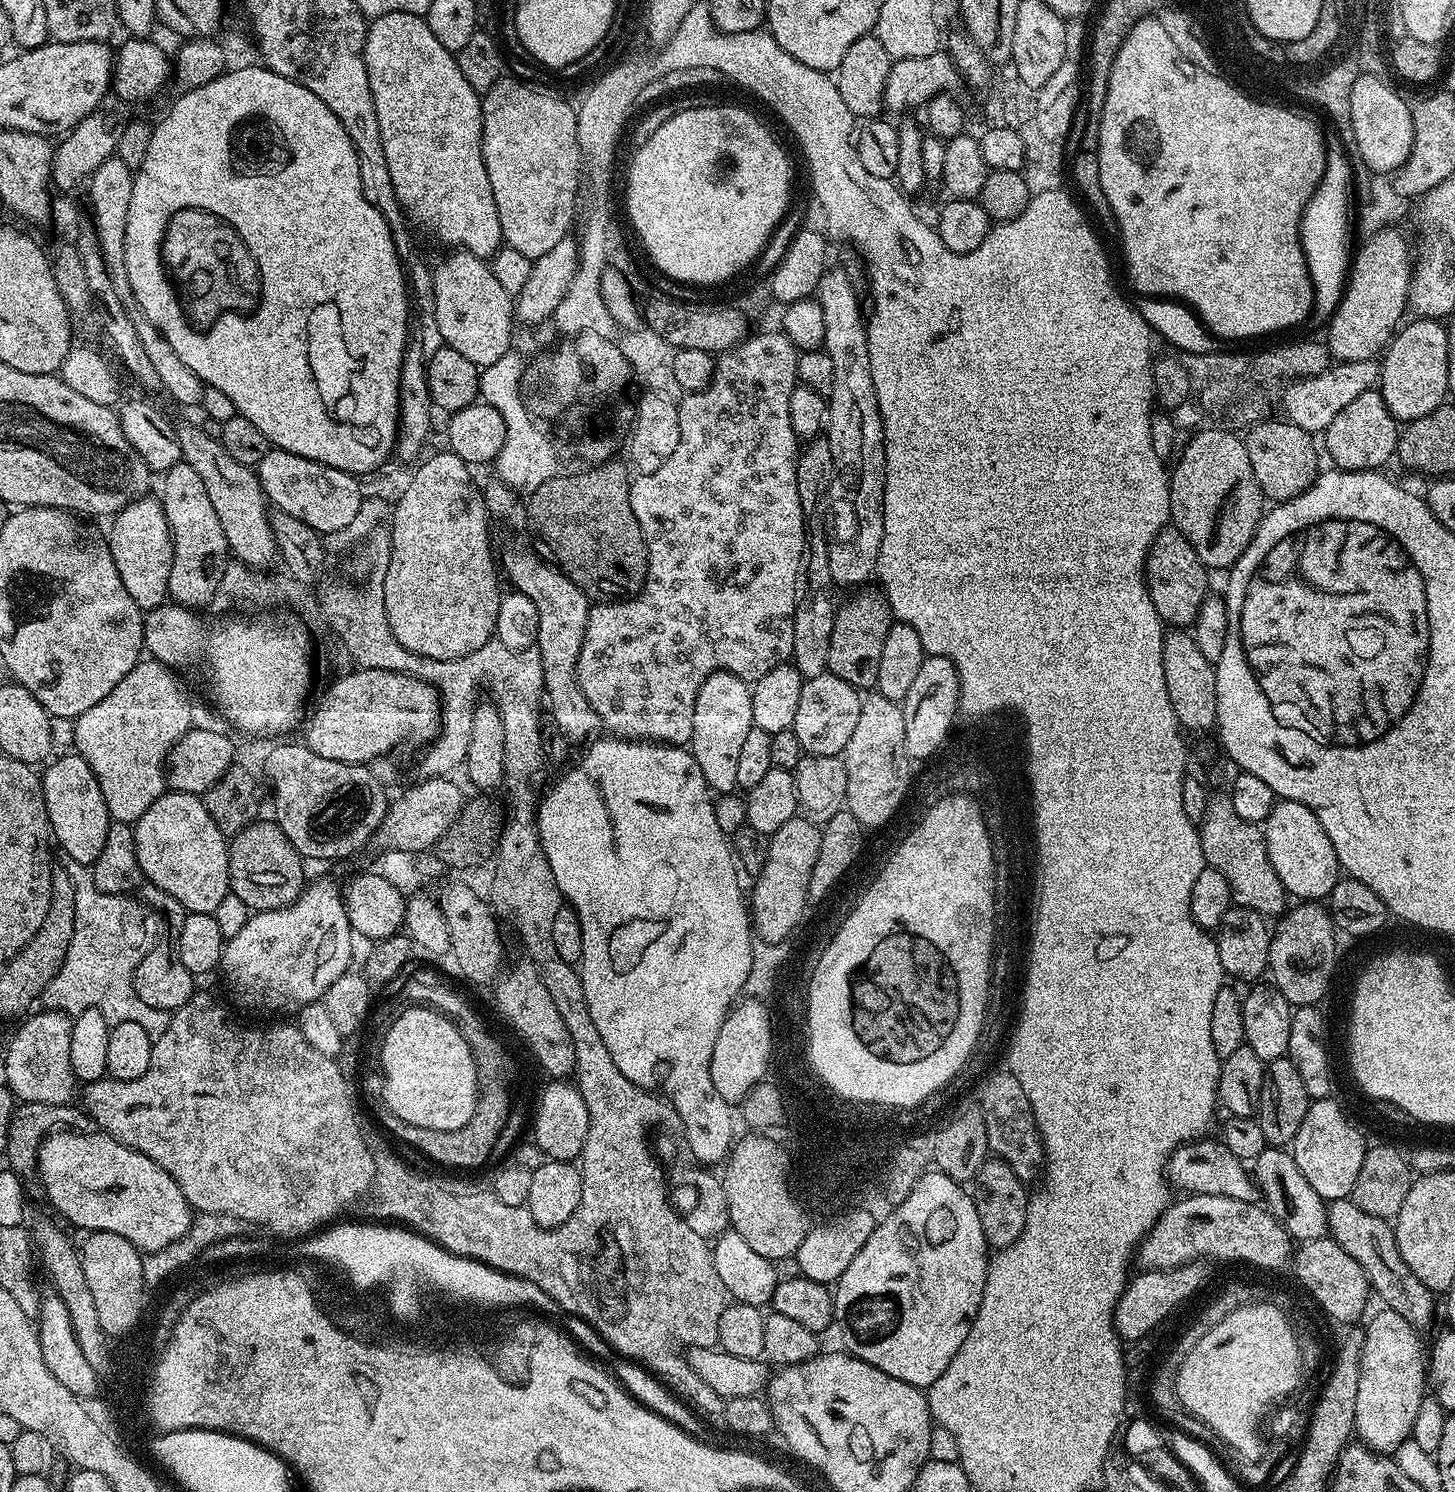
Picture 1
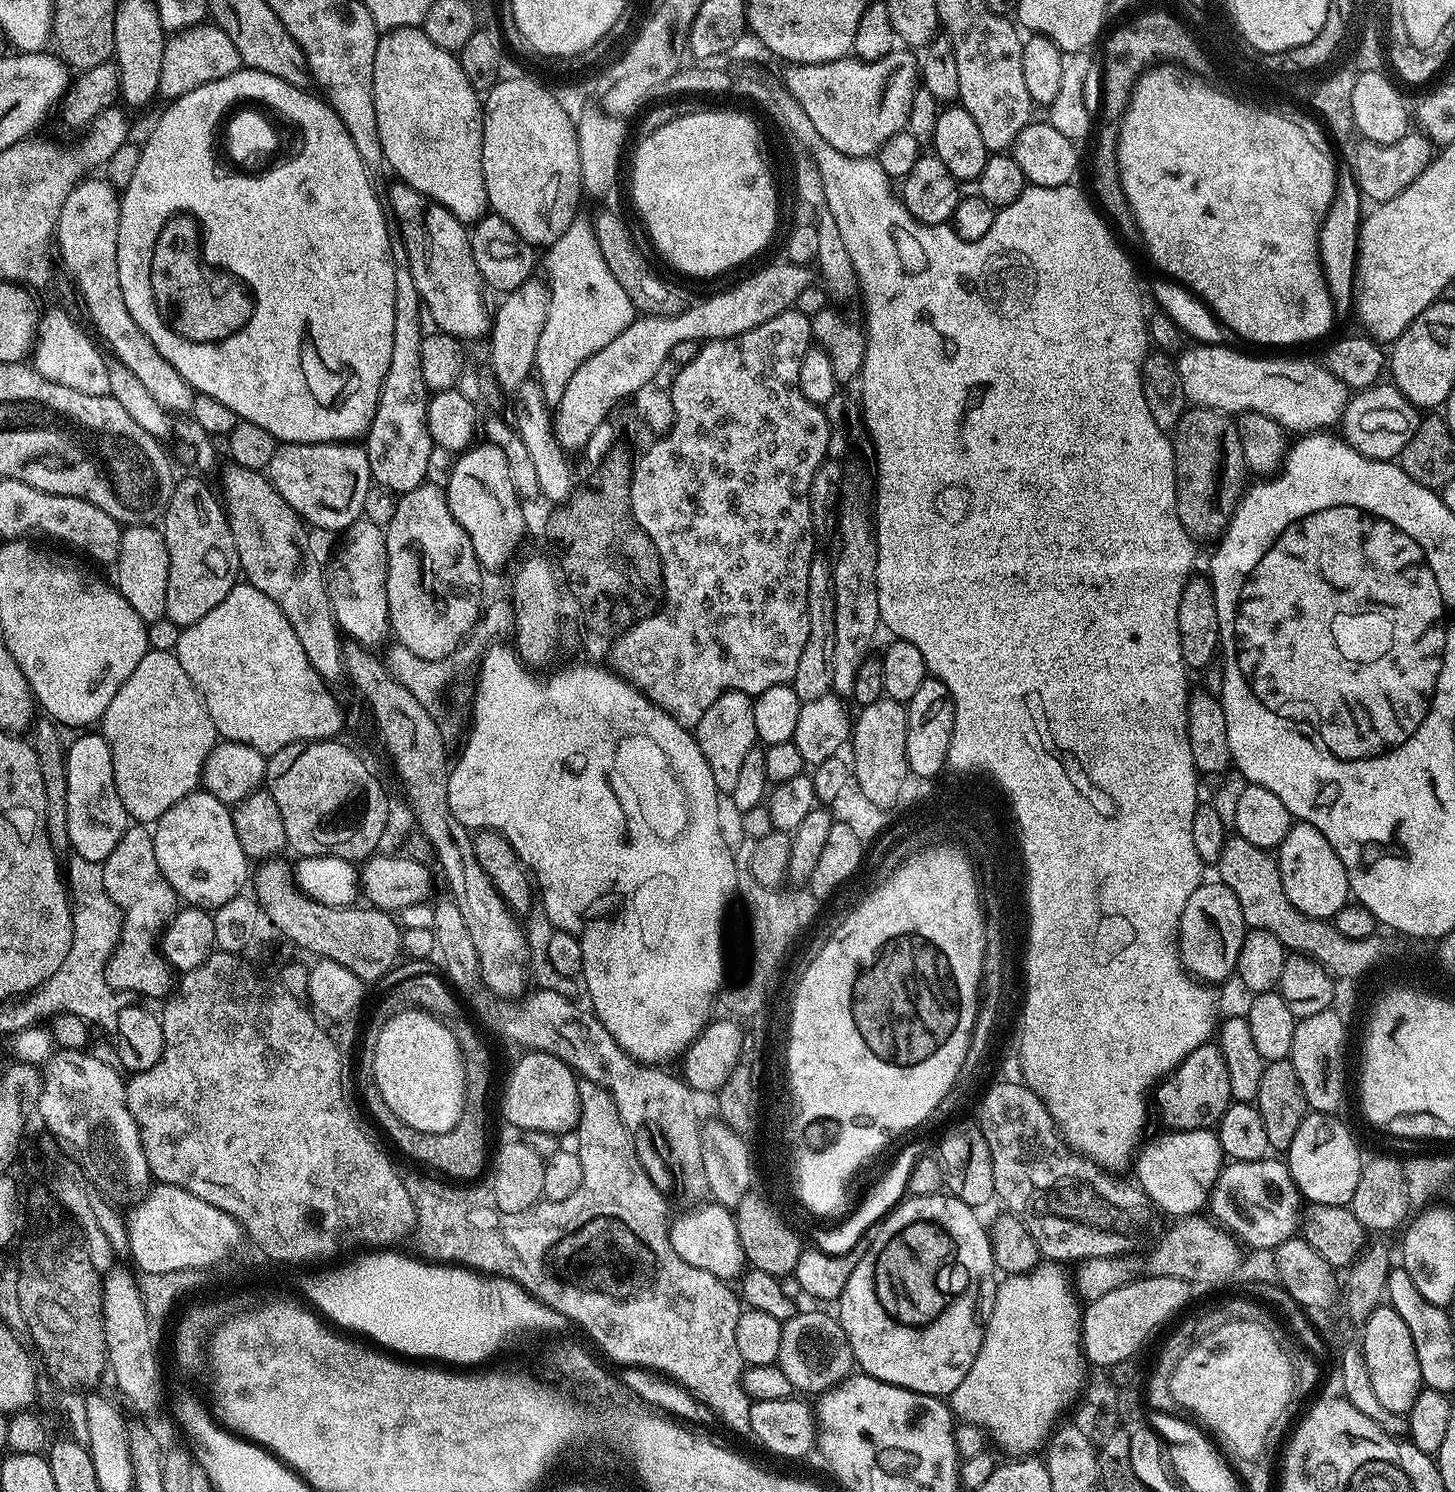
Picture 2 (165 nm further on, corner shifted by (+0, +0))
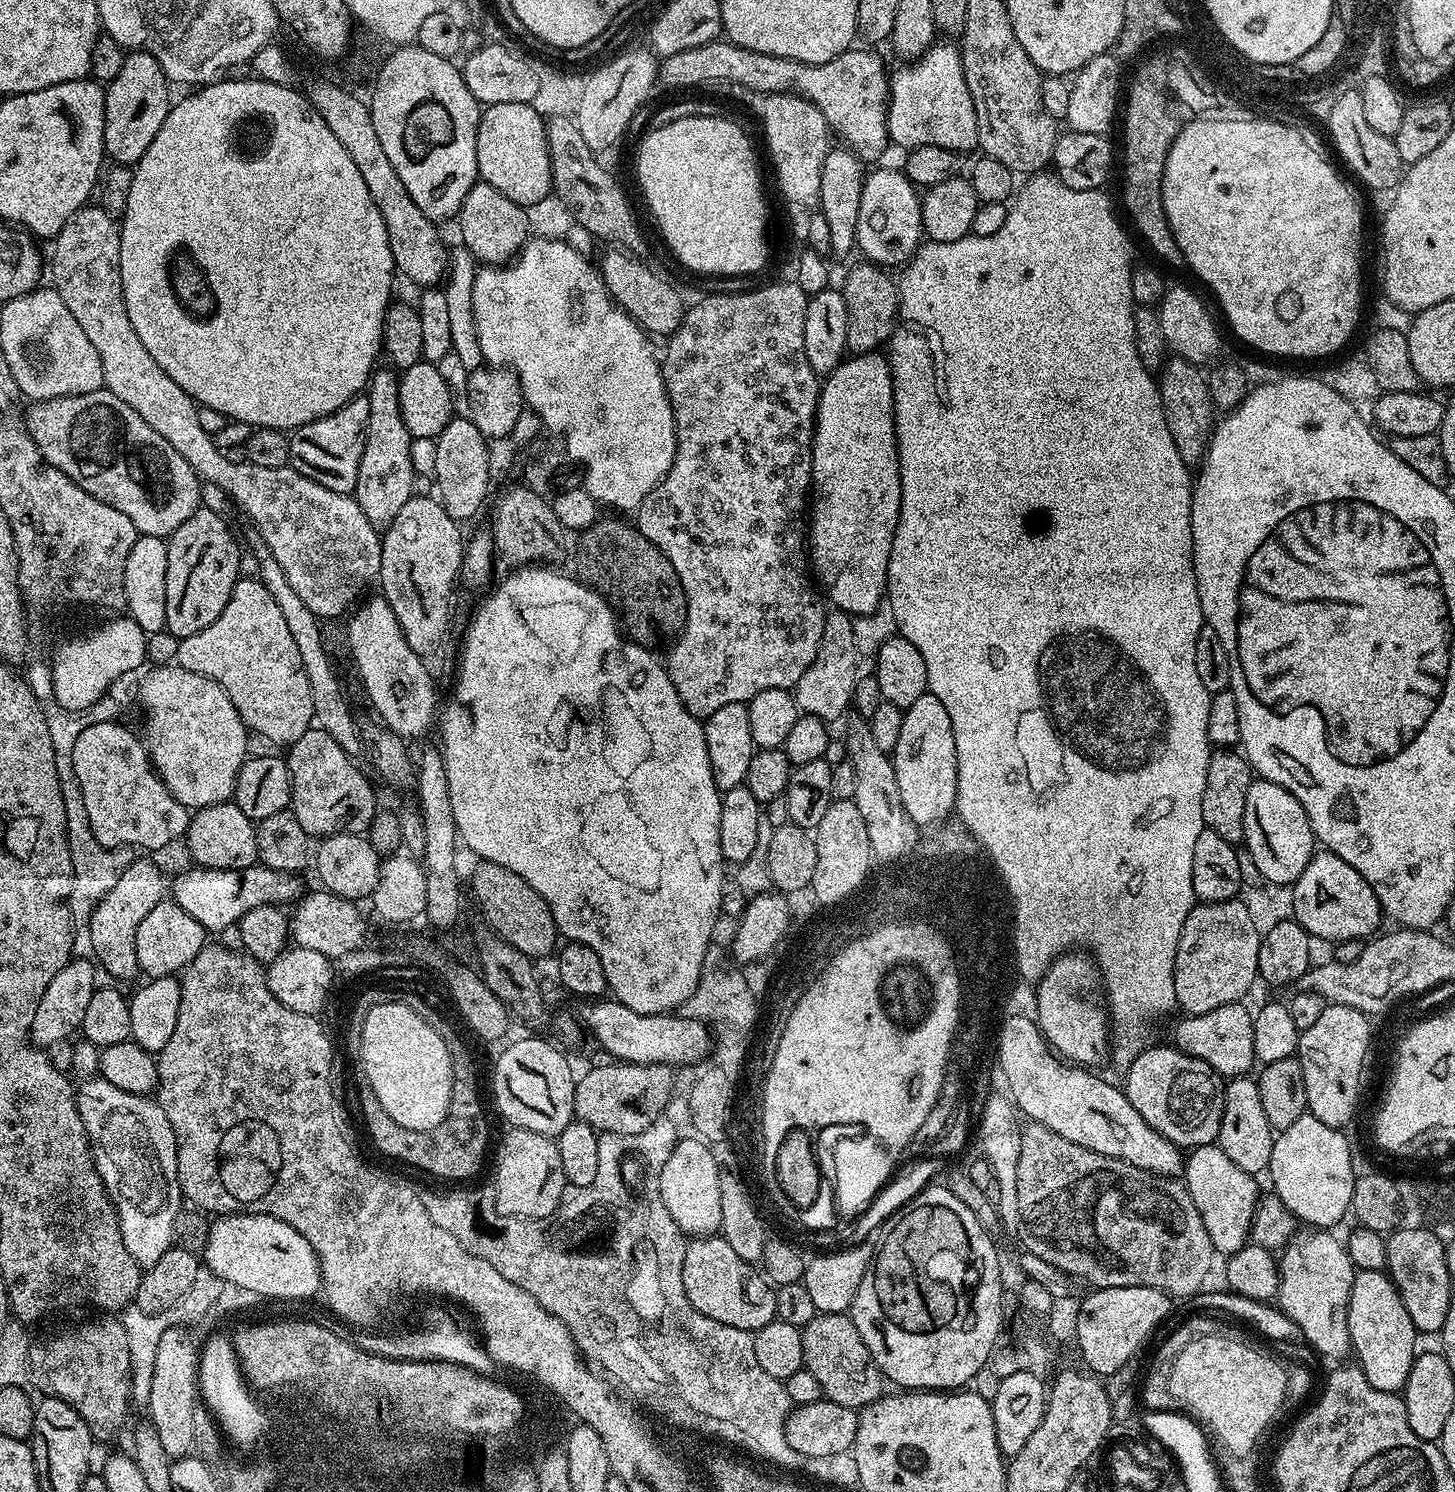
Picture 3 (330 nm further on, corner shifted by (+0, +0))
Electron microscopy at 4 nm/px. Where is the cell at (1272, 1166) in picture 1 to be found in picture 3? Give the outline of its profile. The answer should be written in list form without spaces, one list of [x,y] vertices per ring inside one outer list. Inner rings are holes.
[[[1219,1143],[1198,1146],[1187,1153],[1182,1164],[1182,1183],[1194,1206],[1198,1206],[1198,1214],[1202,1214],[1202,1226],[1206,1226],[1217,1253],[1231,1254],[1249,1243],[1256,1202],[1262,1195],[1261,1189],[1256,1189],[1256,1180],[1253,1173],[1234,1166]]]

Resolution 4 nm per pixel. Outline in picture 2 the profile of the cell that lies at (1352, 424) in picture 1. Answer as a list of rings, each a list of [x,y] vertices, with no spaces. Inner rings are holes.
[[[1382,382],[1369,389],[1357,391],[1349,399],[1341,417],[1340,430],[1343,439],[1364,457],[1393,461],[1399,457],[1403,446],[1413,436],[1421,419],[1416,405],[1409,402],[1395,385]]]

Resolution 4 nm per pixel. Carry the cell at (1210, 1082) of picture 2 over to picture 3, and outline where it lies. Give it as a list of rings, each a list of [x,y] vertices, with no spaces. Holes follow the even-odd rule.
[[[1146,1046],[1123,1076],[1122,1089],[1130,1105],[1162,1138],[1181,1150],[1217,1143],[1225,1081],[1209,1064],[1175,1046]]]

